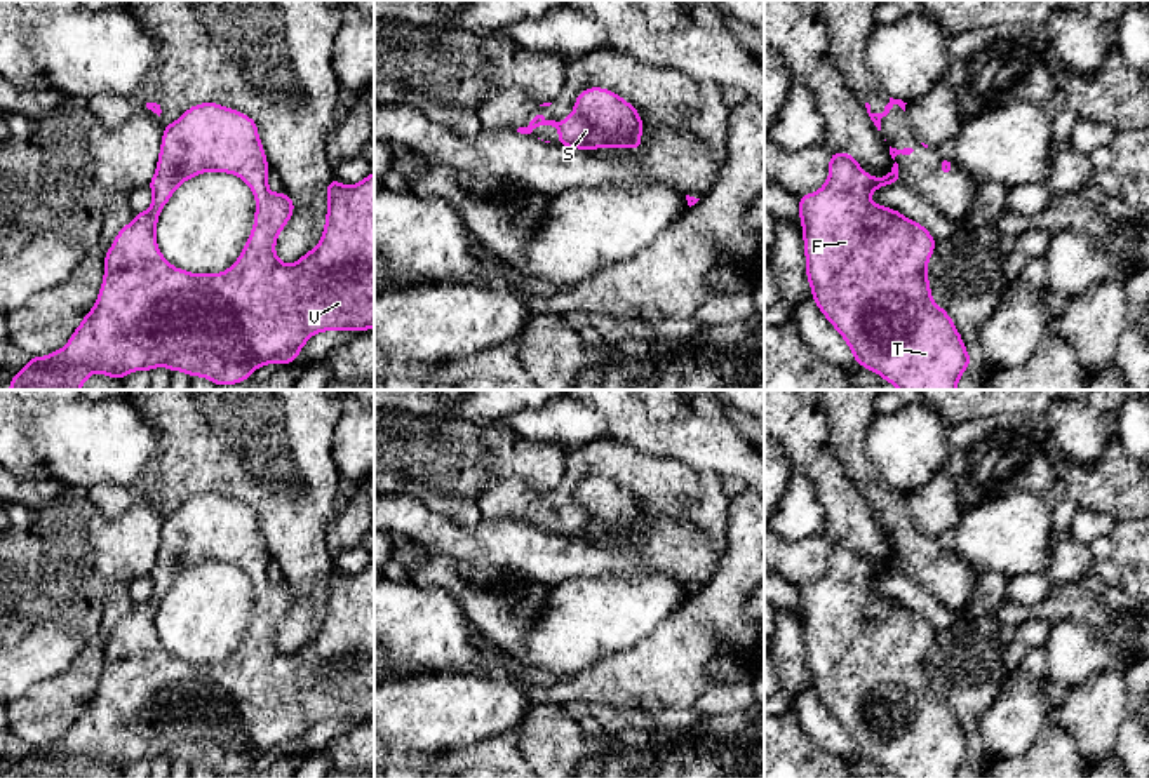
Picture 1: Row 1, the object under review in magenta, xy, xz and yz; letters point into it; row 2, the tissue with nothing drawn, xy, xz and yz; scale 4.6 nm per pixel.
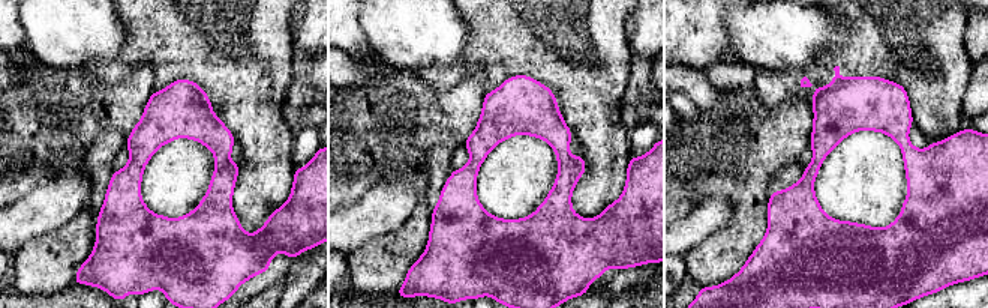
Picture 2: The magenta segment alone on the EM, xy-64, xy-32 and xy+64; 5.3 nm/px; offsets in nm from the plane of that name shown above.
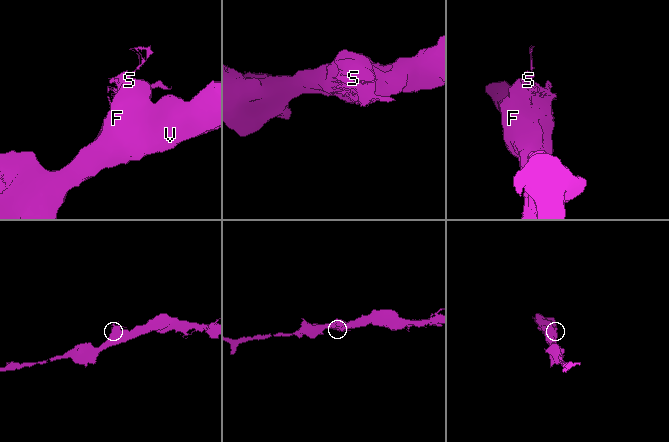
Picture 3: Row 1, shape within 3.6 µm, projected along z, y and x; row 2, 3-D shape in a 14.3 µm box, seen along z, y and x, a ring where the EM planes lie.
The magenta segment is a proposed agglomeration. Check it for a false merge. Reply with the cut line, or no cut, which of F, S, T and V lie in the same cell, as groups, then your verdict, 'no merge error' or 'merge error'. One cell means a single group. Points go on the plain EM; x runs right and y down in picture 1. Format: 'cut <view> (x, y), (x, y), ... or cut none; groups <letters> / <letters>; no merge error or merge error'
cut none; groups F S T V; no merge error

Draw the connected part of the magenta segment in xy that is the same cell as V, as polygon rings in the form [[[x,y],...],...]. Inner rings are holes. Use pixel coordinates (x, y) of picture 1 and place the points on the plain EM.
[[[218,493],[188,498],[176,512],[164,515],[157,560],[148,574],[153,592],[138,602],[113,628],[104,644],[104,667],[97,689],[70,731],[45,747],[31,747],[10,769],[9,778],[82,778],[85,769],[101,762],[122,771],[134,761],[158,755],[172,762],[202,766],[216,776],[245,771],[265,754],[291,754],[305,733],[324,721],[357,721],[374,717],[374,560],[353,576],[336,567],[326,578],[327,604],[320,632],[296,653],[286,654],[275,644],[275,632],[294,602],[294,590],[268,580],[270,555],[258,524],[256,510]],[[202,562],[228,562],[247,573],[254,588],[254,616],[239,649],[221,663],[190,663],[172,656],[157,635],[157,611],[172,583]]]

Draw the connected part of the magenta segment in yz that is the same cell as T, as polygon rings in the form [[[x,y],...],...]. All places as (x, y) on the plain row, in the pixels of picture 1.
[[[830,543],[825,574],[799,587],[811,687],[848,733],[855,754],[897,778],[958,778],[973,750],[949,703],[931,689],[928,651],[937,628],[902,602],[870,592],[872,581],[897,573],[897,552],[888,566],[874,567],[853,545]]]

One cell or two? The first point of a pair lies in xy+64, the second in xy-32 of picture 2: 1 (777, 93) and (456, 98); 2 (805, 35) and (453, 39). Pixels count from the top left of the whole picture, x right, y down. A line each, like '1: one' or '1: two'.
1: two
2: one

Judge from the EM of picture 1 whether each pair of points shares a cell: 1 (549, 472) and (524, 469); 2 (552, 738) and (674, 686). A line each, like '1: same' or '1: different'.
1: same
2: different

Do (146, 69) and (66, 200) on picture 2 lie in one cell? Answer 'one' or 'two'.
two

